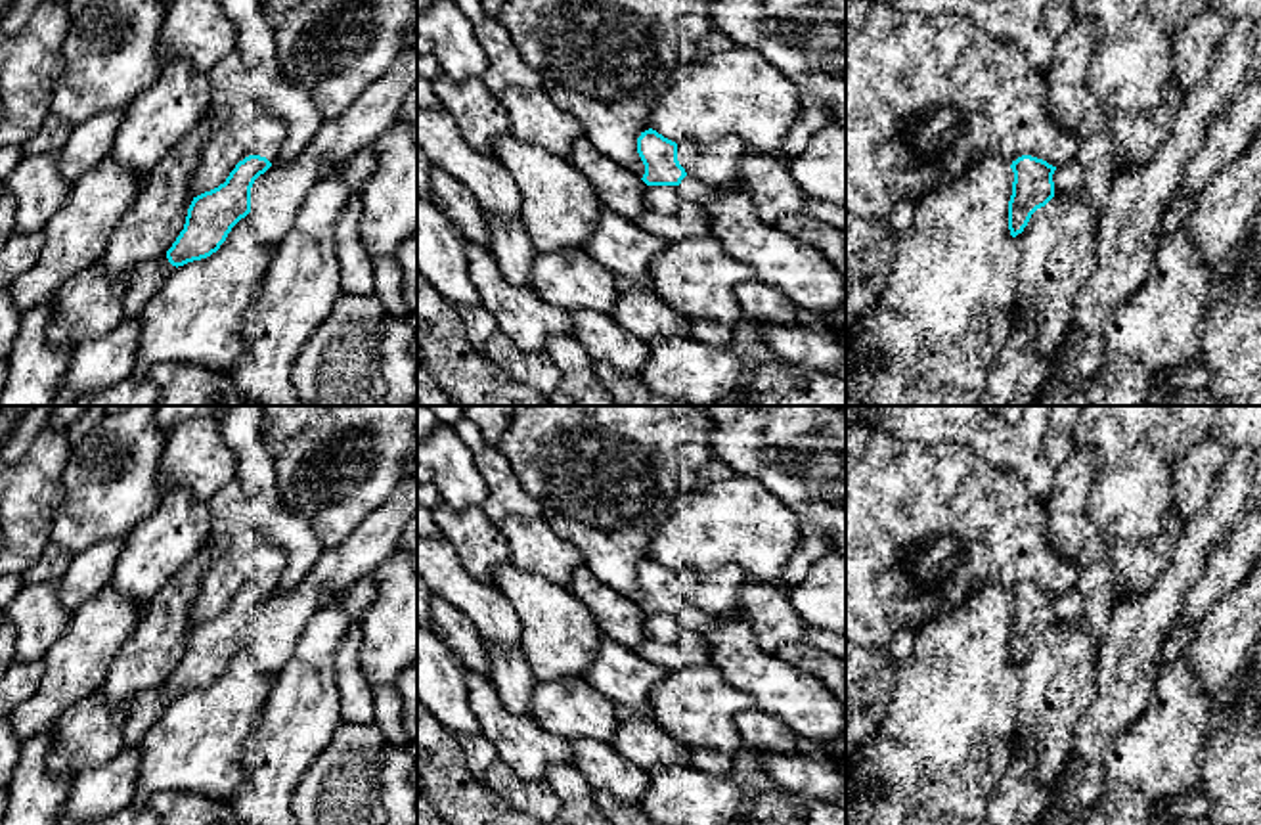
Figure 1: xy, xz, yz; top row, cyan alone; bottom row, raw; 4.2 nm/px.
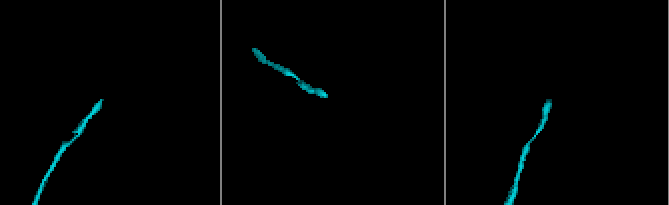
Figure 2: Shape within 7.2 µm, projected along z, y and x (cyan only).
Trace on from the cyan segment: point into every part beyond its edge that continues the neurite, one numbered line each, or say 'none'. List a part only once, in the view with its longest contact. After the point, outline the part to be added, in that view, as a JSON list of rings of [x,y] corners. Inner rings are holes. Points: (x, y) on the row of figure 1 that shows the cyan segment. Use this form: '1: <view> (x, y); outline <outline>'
1: xy (276, 196); outline [[[417,50],[398,59],[346,109],[325,121],[300,155],[287,165],[272,165],[251,188],[251,218],[264,243],[277,243],[295,216],[320,168],[337,168],[364,145],[375,144],[394,126],[406,96],[417,86]]]

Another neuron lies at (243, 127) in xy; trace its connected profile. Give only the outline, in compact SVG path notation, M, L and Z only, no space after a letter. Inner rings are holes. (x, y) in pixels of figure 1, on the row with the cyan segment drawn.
M237 46L212 65L207 77L216 126L189 180L191 197L224 184L235 165L249 155L274 163L289 132L279 117L249 94L247 65Z

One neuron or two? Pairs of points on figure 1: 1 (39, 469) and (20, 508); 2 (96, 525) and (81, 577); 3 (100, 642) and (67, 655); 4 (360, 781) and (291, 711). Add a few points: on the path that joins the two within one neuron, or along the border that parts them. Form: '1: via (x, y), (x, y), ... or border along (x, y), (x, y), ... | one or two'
1: via (37, 479), (25, 498) | one
2: border along (123, 536), (96, 540), (75, 556) | two
3: via (92, 642), (75, 655) | one
4: border along (343, 720), (330, 745), (299, 781) | two

